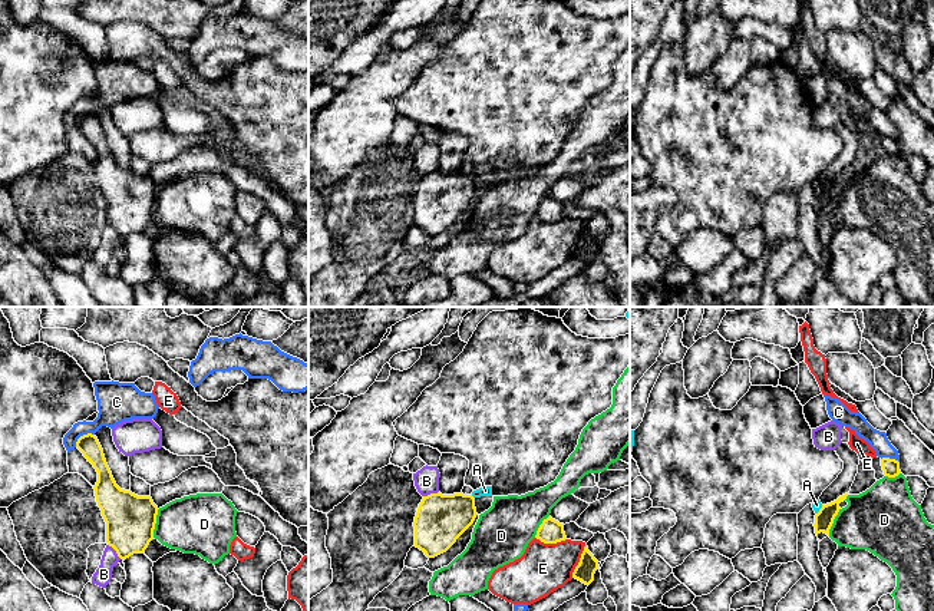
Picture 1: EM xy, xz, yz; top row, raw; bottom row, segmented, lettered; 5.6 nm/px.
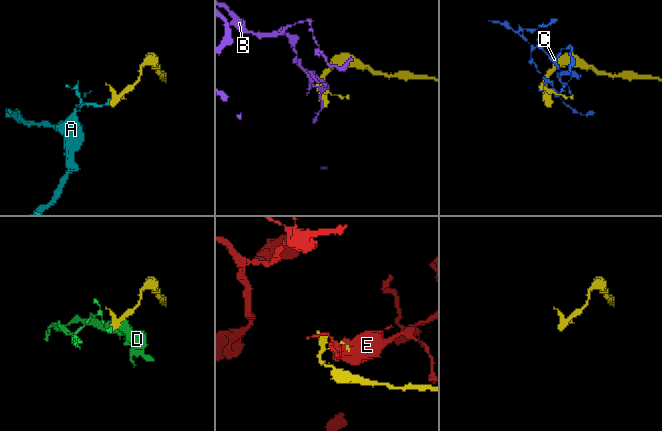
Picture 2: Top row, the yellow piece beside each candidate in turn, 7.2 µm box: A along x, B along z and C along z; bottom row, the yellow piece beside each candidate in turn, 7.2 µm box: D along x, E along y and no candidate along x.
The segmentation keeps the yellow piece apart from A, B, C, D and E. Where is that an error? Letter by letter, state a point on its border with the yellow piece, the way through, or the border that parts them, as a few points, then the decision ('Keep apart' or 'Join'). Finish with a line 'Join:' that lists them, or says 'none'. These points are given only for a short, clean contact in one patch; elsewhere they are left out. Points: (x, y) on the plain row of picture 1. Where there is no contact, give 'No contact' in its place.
A: Touches yellow at xz (472, 175). Boundary: xz (471, 174), (474, 177). Keep apart
B: Touches yellow at xy (115, 228). Keep apart
C: Touches yellow at xy (82, 115). Keep apart
D: Touches yellow at xy (155, 201). Keep apart
E: Touches yellow at xz (580, 240). Keep apart
Join: none

